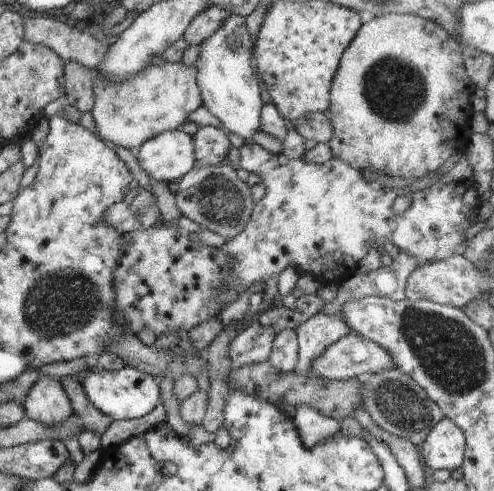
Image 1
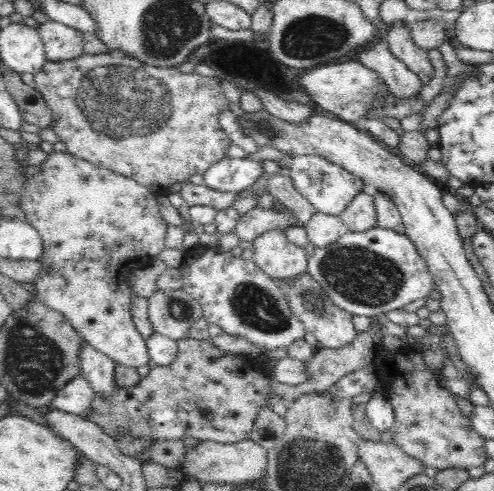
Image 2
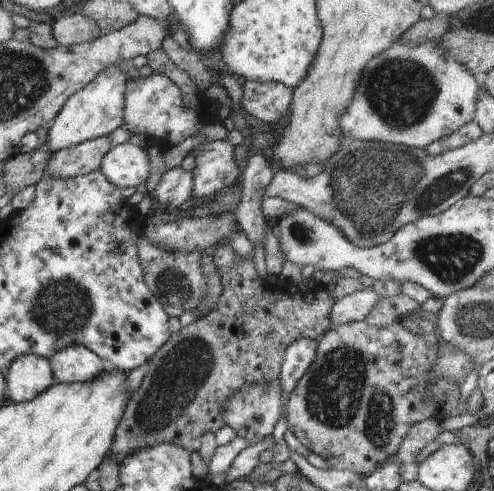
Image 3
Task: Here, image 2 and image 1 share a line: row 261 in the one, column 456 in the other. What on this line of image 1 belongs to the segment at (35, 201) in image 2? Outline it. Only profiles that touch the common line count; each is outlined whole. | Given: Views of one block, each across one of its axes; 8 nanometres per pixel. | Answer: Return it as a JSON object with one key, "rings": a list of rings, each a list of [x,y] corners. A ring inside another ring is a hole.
{"rings":[[[413,14],[365,18],[359,32],[345,48],[329,90],[331,108],[327,108],[327,118],[333,124],[333,138],[327,144],[333,158],[355,170],[367,168],[383,176],[421,180],[439,170],[449,156],[465,152],[469,136],[473,134],[469,130],[473,116],[469,98],[475,88],[465,72],[461,44],[439,24]]]}

